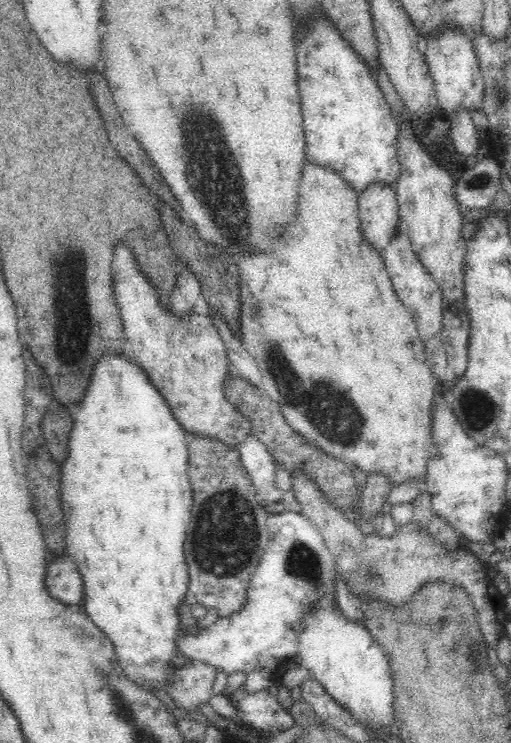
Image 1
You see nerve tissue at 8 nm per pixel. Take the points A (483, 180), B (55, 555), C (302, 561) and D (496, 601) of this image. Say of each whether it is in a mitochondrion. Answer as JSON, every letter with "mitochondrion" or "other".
{"A":"mitochondrion","B":"other","C":"mitochondrion","D":"other"}

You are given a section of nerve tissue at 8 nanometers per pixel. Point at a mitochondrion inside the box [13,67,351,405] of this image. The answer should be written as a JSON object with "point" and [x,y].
{"point":[222,193]}

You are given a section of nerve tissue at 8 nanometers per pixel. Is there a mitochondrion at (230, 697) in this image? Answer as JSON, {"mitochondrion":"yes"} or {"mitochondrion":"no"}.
{"mitochondrion":"no"}

